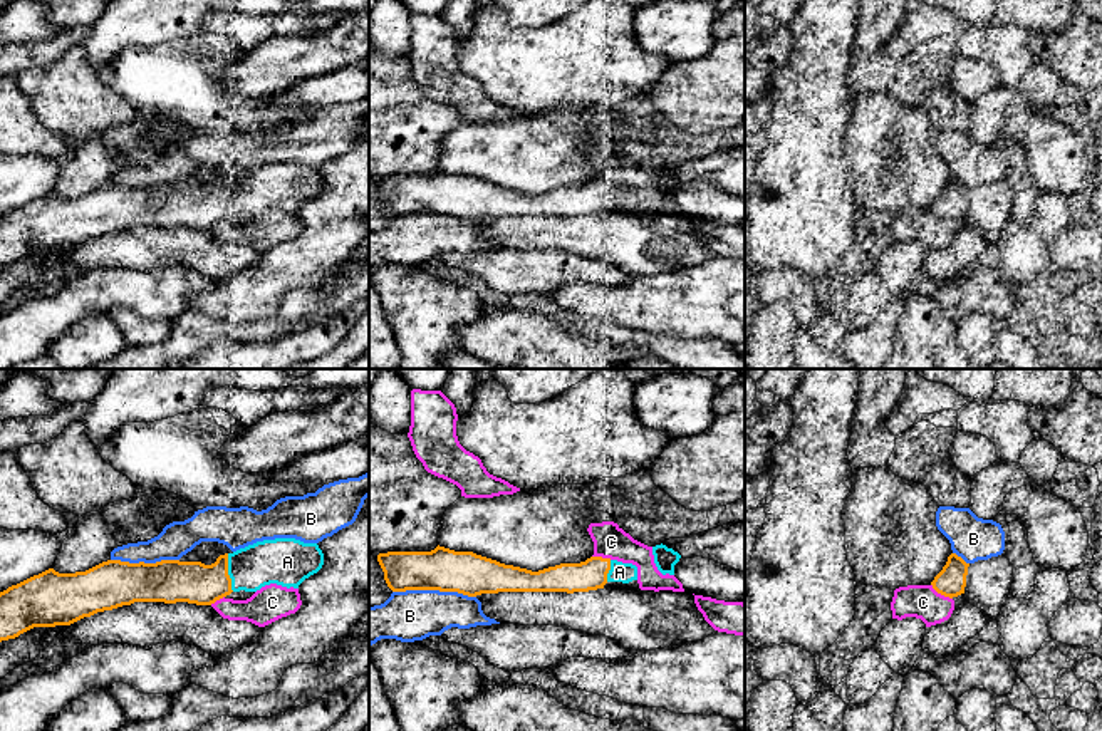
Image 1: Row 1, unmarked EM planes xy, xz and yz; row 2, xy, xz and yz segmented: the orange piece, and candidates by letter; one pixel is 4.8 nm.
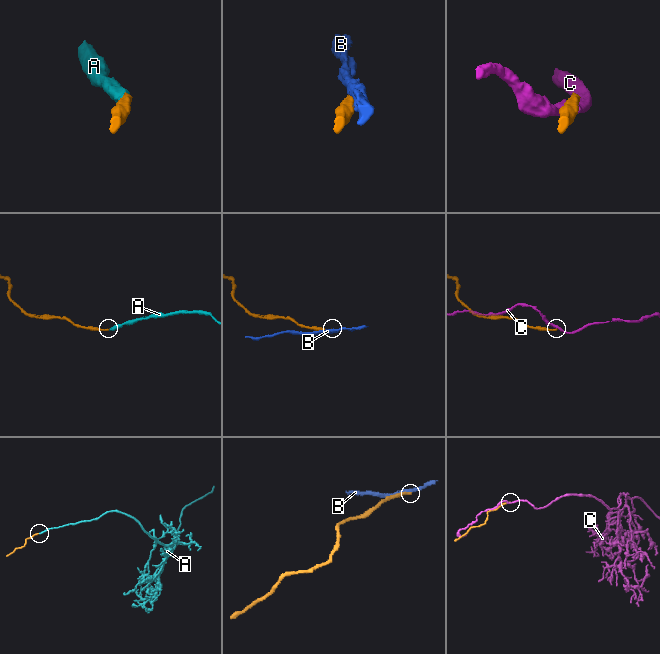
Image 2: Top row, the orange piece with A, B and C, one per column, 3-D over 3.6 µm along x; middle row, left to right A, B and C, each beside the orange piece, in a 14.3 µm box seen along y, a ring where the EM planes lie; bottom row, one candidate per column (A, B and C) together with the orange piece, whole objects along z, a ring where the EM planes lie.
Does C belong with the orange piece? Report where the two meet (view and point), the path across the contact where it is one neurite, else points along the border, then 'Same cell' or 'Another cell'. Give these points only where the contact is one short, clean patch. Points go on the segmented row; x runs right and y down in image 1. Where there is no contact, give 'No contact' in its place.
Touches orange at yz (941, 594). Another cell

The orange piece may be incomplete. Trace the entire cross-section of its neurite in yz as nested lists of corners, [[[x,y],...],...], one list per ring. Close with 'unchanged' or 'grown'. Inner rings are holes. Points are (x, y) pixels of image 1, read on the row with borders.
[[[951,553],[943,570],[931,582],[933,588],[949,599],[964,594],[968,567],[969,563]]]; unchanged

